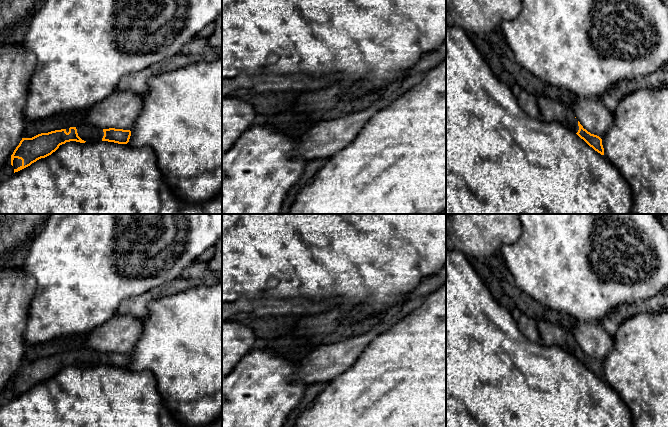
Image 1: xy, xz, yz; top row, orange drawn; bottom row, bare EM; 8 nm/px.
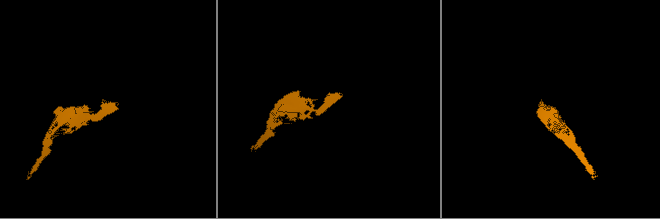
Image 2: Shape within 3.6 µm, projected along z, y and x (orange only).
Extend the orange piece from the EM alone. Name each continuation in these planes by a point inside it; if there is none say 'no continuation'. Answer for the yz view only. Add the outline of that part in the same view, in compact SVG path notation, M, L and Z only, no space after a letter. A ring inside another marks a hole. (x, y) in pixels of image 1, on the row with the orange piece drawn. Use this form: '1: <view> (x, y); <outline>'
1: yz (551, 110); M545 95L536 96L536 101L542 119L546 121L558 121L575 133L578 132L578 120L575 118L572 106L558 100L553 100Z

